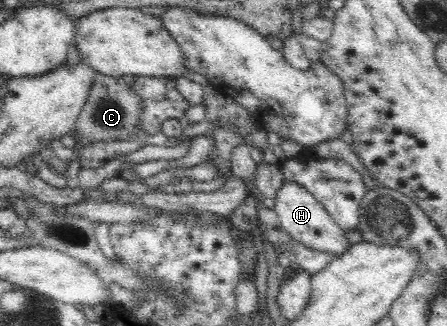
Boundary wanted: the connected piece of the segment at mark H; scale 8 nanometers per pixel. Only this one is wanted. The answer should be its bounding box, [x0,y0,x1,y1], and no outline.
[274,180,351,256]

